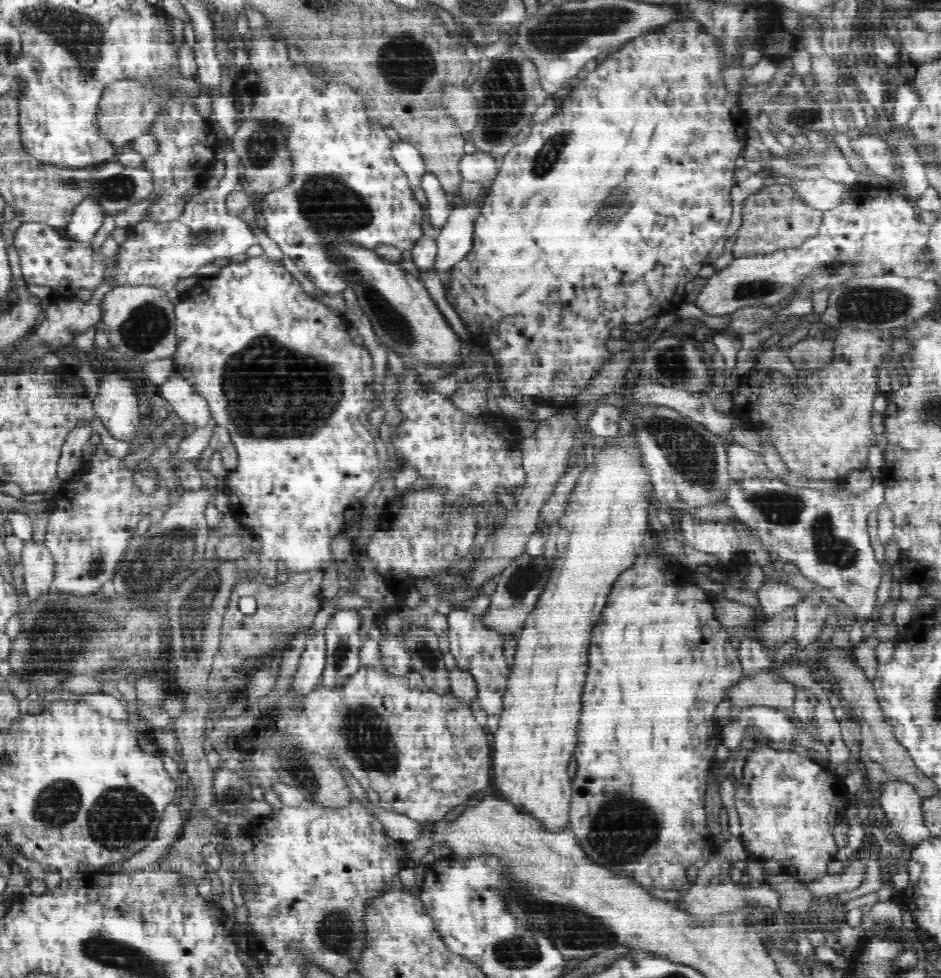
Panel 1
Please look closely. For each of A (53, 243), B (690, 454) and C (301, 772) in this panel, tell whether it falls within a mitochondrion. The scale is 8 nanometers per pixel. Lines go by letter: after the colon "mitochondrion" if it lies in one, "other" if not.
A: other
B: mitochondrion
C: mitochondrion

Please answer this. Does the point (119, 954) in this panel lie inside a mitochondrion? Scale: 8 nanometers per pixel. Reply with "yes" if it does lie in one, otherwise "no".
yes

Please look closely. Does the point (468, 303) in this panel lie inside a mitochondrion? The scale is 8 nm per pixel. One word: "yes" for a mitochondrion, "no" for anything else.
no

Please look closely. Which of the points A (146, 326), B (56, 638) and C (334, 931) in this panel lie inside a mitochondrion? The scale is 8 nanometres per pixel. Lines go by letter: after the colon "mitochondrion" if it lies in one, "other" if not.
A: mitochondrion
B: mitochondrion
C: mitochondrion

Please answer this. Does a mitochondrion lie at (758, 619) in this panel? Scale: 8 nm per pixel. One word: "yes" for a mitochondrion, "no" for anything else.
no

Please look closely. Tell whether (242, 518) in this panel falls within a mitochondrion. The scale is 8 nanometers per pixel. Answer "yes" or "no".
no

